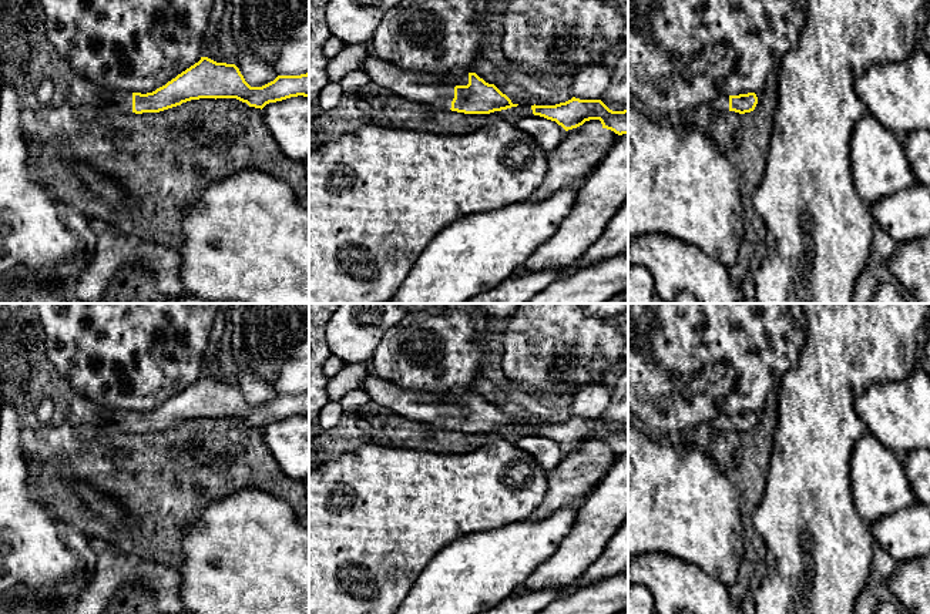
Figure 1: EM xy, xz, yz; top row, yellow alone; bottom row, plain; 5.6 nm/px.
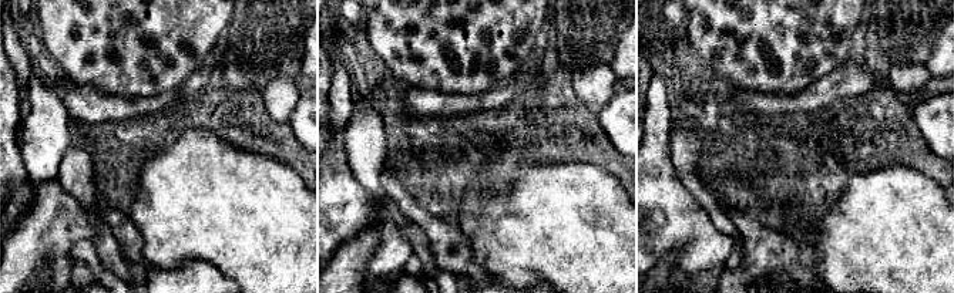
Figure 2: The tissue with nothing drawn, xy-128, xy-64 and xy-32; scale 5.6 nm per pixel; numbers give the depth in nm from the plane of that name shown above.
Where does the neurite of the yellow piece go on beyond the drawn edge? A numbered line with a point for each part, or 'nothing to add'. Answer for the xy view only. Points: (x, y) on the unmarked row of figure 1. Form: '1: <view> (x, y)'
1: xy (123, 420)

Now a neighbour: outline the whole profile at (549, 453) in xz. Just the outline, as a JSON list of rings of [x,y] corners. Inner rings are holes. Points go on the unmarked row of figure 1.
[[[534,433],[520,437],[516,446],[528,452],[545,472],[553,470],[565,453],[565,449],[555,440]]]

